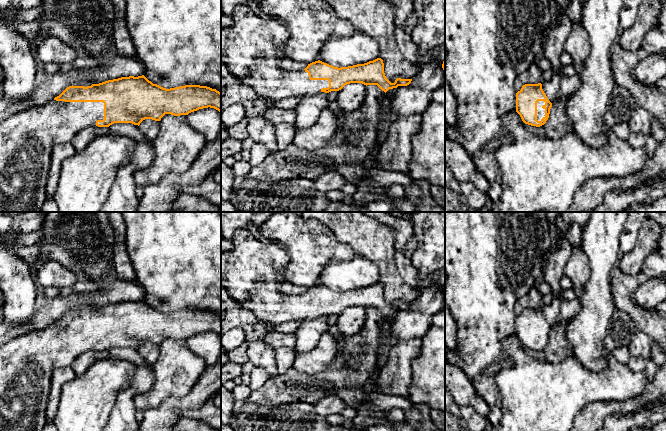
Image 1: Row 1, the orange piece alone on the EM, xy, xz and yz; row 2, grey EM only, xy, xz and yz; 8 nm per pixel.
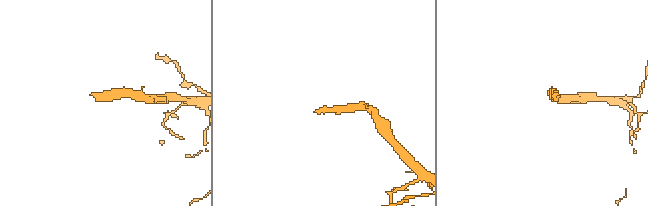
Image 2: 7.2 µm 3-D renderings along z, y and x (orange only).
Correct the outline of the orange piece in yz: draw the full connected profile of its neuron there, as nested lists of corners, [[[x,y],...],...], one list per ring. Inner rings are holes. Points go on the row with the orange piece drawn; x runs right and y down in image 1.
[[[525,84],[516,93],[516,112],[525,124],[540,127],[549,118],[552,103],[542,89],[542,84]]]

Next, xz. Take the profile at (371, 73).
[[[247,5],[235,7],[232,19],[234,21],[232,26],[221,28],[221,62],[238,83],[252,87],[258,97],[266,100],[274,102],[285,98],[303,98],[321,92],[339,91],[350,83],[377,85],[386,93],[389,89],[407,86],[412,81],[412,79],[397,78],[391,83],[385,76],[381,58],[341,68],[318,60],[308,64],[304,70],[285,70],[280,65],[285,57],[284,45],[289,39],[289,31],[285,25],[276,19],[264,19],[258,16]]]

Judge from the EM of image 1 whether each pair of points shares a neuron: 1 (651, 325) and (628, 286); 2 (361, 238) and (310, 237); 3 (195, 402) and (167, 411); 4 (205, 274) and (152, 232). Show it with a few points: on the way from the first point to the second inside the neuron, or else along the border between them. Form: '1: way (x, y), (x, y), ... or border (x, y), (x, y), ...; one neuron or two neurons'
1: way (641, 316), (627, 302), (627, 296); one neuron
2: border (320, 222), (339, 241), (347, 243), (354, 253); two neurons
3: way (188, 402), (174, 406); one neuron
4: way (192, 269), (165, 244); one neuron

